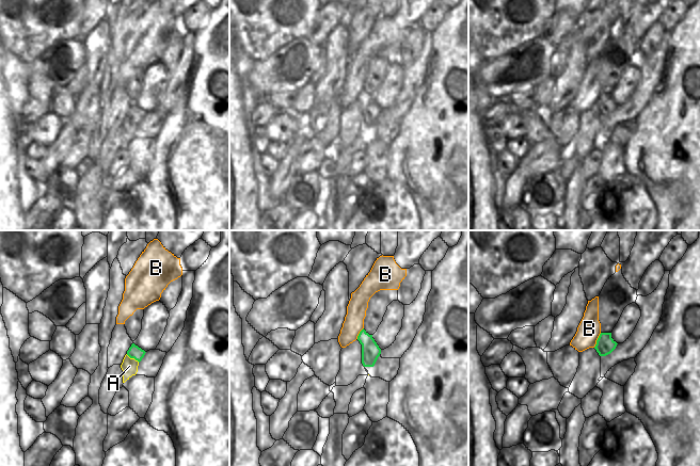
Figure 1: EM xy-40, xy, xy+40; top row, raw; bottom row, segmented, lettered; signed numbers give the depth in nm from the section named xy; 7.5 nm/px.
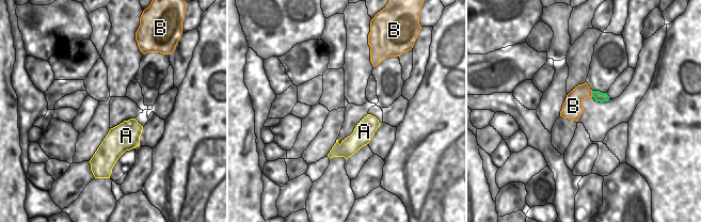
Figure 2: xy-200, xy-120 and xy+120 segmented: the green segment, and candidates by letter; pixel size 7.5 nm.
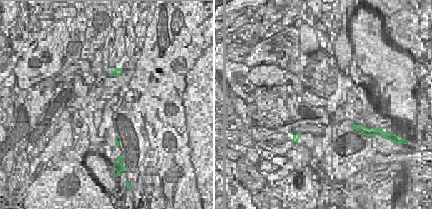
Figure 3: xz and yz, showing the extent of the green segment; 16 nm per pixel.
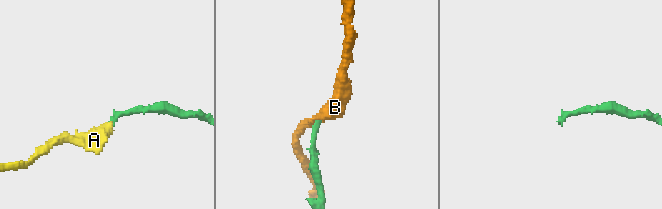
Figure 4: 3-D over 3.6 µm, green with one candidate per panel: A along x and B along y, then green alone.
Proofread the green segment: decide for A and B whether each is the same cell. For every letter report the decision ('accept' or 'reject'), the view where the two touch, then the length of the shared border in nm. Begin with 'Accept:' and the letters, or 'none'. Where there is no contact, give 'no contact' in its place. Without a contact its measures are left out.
Accept: A
A: accept | xy-40 | 120 nm
B: reject | xy+40 | 130 nm

